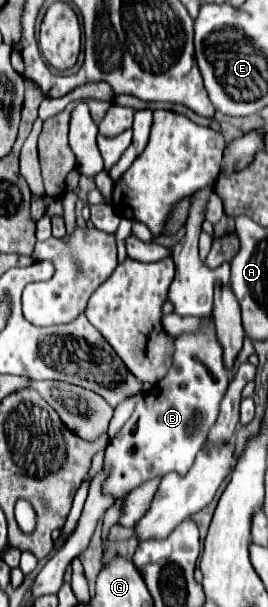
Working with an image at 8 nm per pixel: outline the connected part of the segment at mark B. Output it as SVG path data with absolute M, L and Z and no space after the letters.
M205 317L197 333L177 335L173 365L167 375L139 399L135 413L107 447L105 469L109 469L109 479L105 479L105 493L121 497L157 475L189 471L207 439L209 427L219 415L219 403L229 379L231 371L223 363L223 349L215 335L213 317Z

